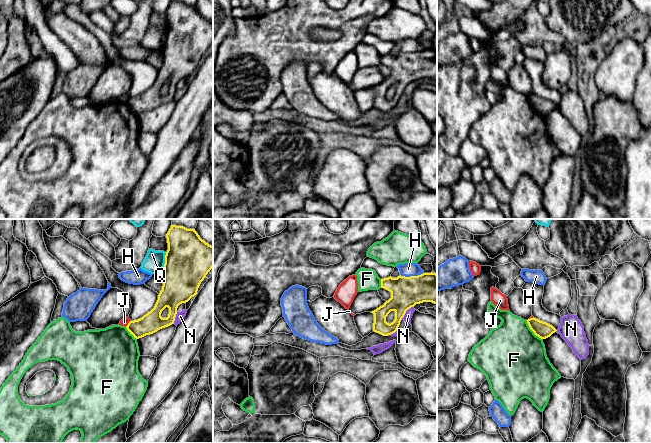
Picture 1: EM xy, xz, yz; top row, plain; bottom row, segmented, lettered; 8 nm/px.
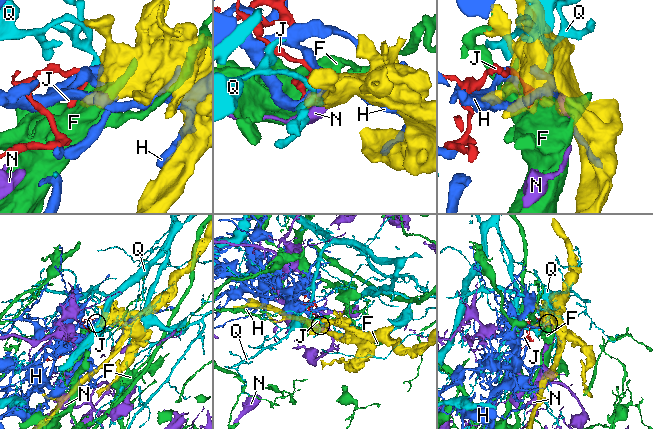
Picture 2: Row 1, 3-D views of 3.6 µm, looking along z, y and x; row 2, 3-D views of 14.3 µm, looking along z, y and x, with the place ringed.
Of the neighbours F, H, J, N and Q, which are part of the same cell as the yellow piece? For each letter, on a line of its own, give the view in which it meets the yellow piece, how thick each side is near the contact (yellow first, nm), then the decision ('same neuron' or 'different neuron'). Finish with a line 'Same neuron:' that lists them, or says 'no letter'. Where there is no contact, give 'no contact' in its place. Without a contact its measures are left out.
F: contact in yz; calibres 140 and 480 nm; different neuron
H: contact in xz; calibres 240 and 110 nm; different neuron
J: contact in xy; calibres 160 and 60 nm; different neuron
N: contact in xz; calibres 240 and 70 nm; different neuron
Q: contact in xy; calibres 380 and 160 nm; different neuron
Same neuron: no letter

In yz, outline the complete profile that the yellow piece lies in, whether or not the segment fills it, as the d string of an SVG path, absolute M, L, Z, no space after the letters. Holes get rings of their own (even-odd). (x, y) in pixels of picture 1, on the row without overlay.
M534 93L528 95L527 99L534 110L541 115L546 115L557 107L552 101L540 97Z

